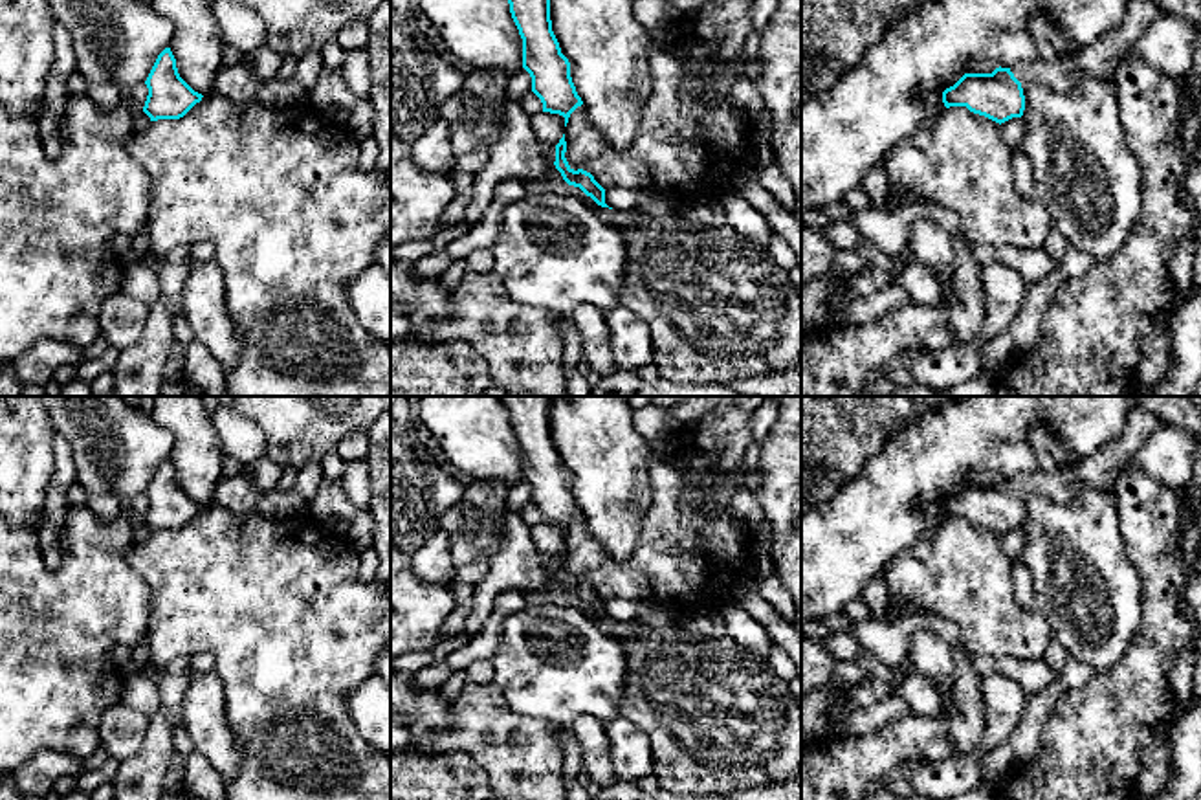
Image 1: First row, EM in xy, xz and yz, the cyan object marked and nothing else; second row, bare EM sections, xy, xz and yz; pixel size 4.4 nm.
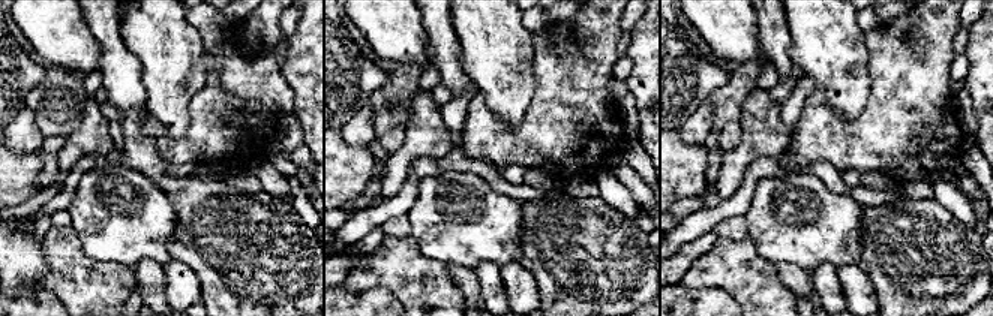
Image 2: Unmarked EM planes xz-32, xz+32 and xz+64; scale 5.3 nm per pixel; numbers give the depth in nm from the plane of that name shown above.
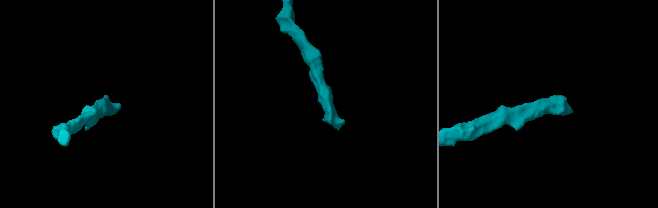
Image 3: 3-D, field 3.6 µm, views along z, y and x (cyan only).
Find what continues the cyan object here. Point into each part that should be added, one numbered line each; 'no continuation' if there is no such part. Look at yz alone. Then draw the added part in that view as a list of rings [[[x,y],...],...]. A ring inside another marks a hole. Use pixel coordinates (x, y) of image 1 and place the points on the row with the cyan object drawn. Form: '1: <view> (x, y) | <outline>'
1: yz (1099, 59) | [[[1133,0],[1118,26],[1082,48],[1074,61],[1036,57],[1012,66],[1010,72],[1021,84],[1043,83],[1054,90],[1069,90],[1084,75],[1113,81],[1118,59],[1135,48],[1139,37],[1162,13],[1166,11],[1150,0]]]

